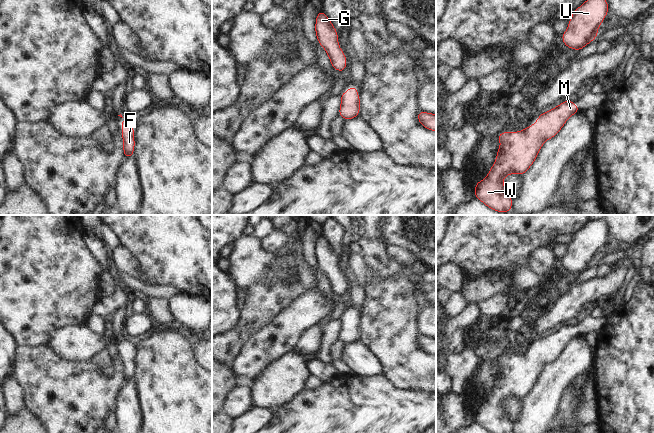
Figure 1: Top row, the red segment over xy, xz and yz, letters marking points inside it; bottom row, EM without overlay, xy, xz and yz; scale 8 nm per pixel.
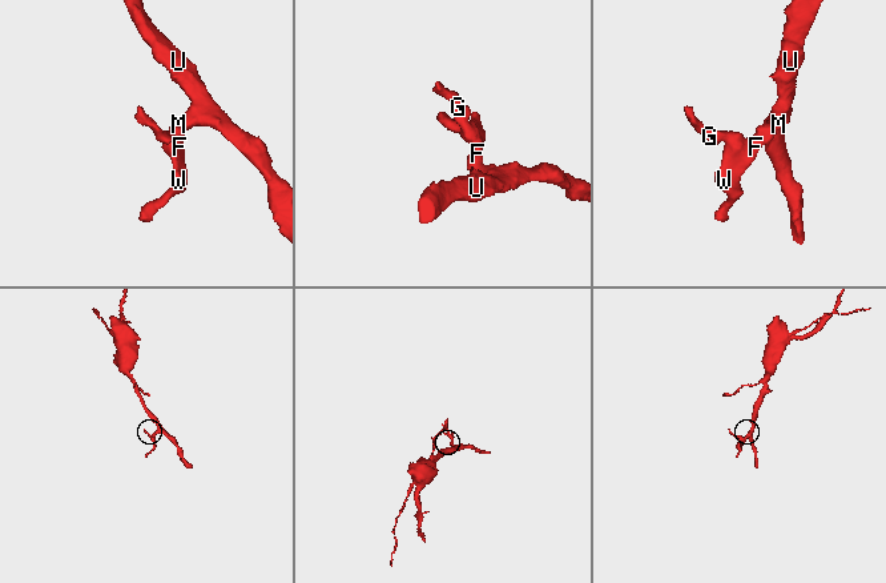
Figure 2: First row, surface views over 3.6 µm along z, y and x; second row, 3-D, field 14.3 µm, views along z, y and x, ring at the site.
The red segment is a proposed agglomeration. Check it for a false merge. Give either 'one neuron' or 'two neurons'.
one neuron

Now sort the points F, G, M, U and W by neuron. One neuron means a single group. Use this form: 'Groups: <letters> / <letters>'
Groups: F G M U W.

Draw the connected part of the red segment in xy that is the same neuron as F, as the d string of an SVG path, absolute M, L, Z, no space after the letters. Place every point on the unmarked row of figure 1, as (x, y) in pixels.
M123 342L120 349L122 350L121 359L123 362L124 382L129 382L134 379L135 372L133 344Z

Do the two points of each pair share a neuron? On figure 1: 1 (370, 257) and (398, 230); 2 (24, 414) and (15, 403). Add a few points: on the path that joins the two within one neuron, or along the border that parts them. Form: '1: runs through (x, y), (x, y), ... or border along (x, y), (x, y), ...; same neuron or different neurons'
1: border along (381, 233), (382, 239), (387, 244); different neurons
2: border along (24, 406), (10, 416); different neurons

